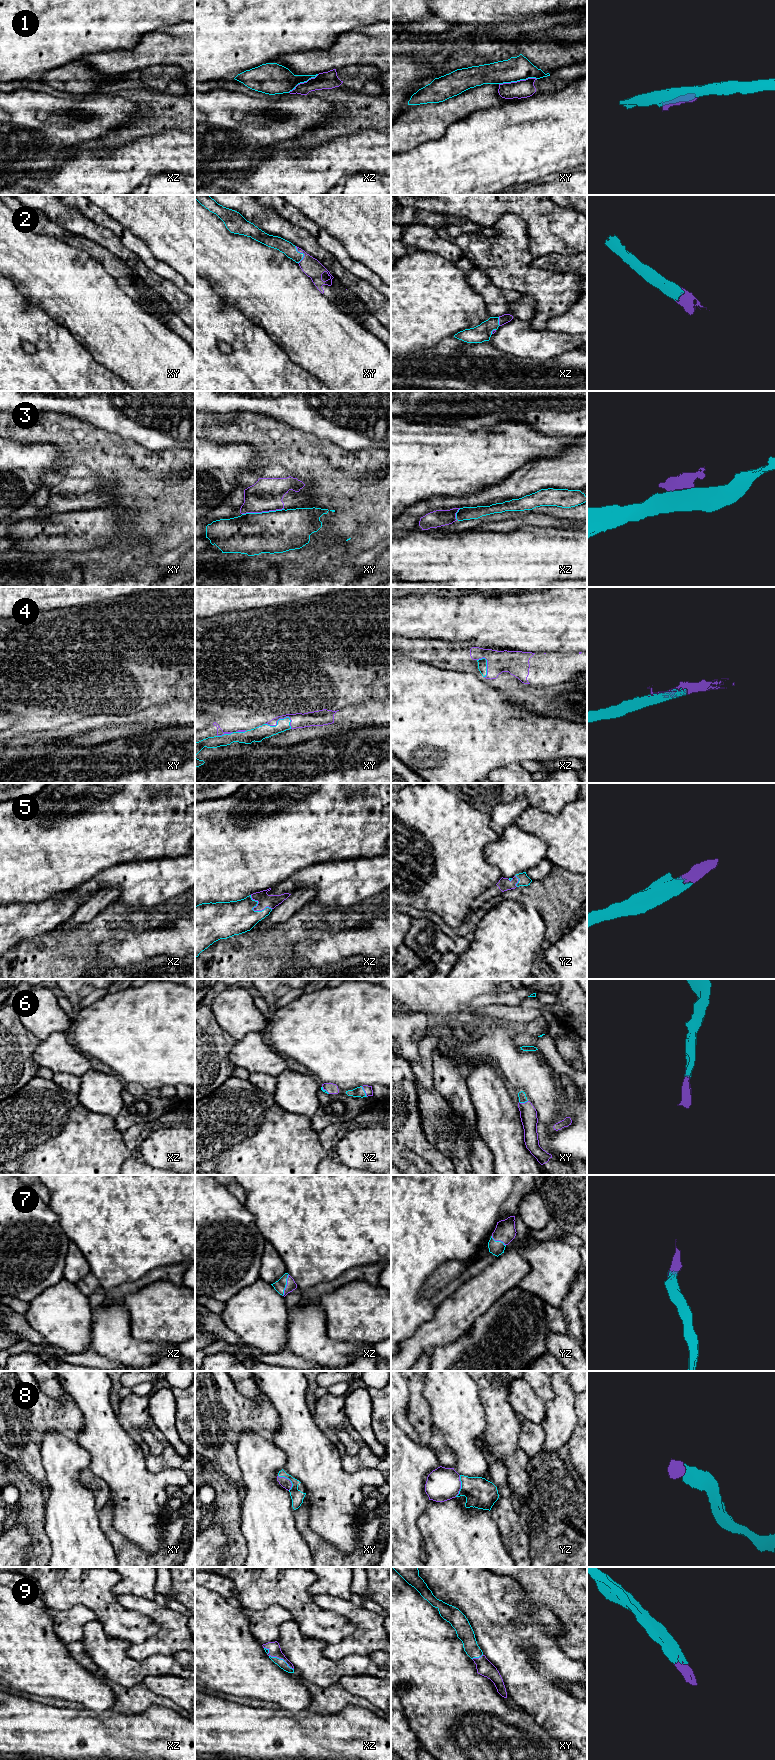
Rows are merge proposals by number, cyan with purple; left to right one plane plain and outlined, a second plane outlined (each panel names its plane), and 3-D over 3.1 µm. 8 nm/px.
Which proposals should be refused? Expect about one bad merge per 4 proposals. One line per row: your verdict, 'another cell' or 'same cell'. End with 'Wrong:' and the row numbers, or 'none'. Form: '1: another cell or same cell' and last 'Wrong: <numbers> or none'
1: another cell
2: same cell
3: another cell
4: same cell
5: same cell
6: same cell
7: same cell
8: same cell
9: same cell
Wrong: 1, 3

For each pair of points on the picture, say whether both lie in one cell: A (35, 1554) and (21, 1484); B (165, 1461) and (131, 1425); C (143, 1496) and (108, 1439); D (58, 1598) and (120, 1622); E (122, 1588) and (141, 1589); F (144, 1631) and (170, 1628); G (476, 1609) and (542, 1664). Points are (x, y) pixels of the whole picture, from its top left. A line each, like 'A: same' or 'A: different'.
A: same
B: same
C: same
D: same
E: same
F: different
G: same

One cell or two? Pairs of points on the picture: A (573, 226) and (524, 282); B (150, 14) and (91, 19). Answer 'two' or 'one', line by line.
A: two
B: one

